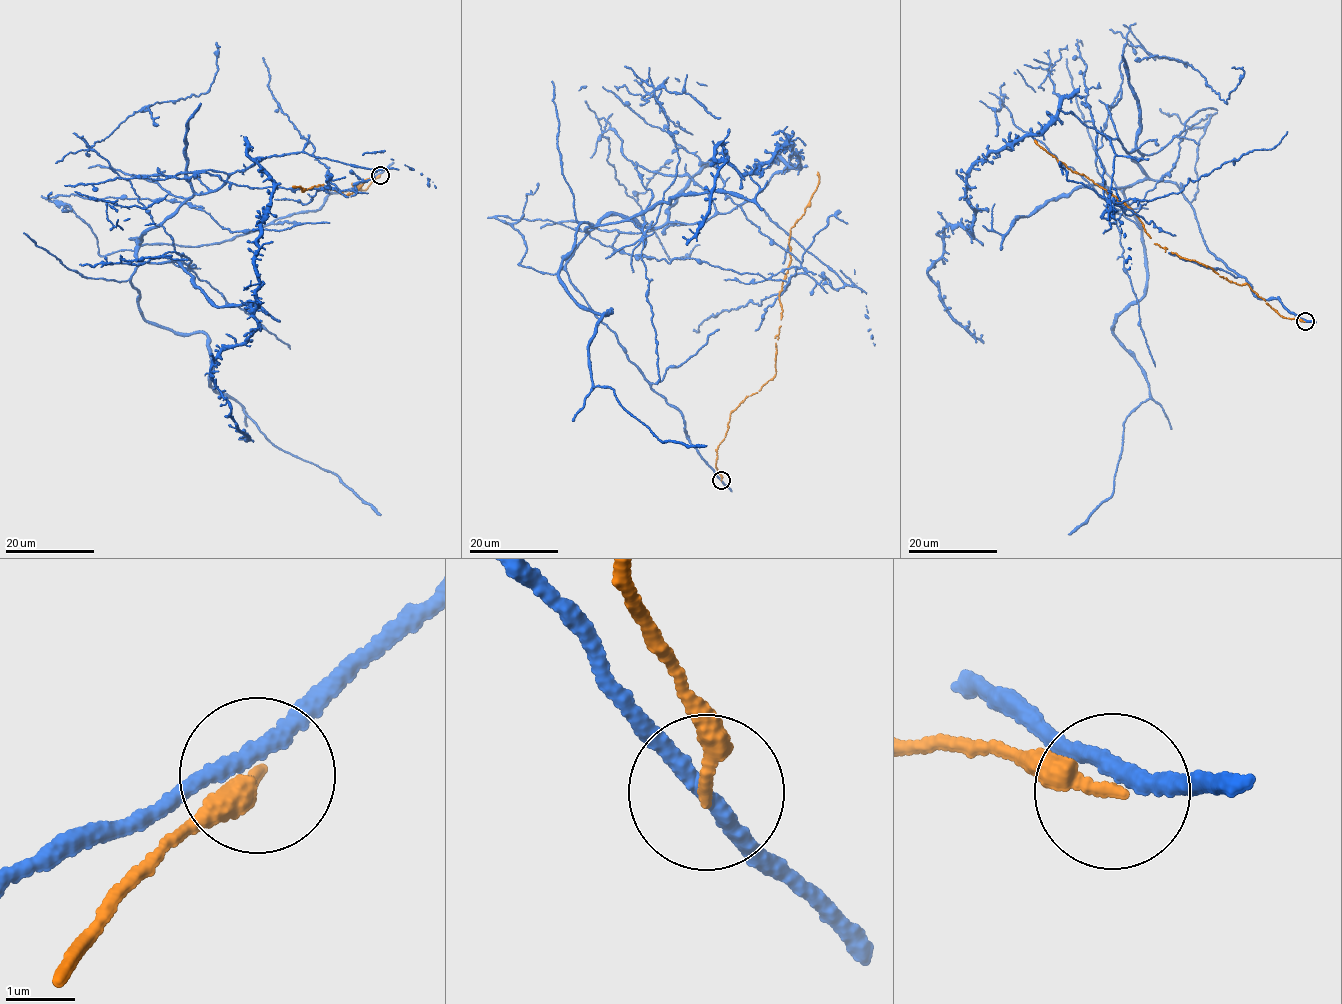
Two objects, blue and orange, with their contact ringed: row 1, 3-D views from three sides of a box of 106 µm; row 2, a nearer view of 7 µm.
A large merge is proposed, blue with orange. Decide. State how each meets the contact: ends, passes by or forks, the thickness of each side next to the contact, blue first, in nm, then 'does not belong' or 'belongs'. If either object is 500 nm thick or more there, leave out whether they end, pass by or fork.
blue passes by; orange ends; calibres 220 and 280 nm; does not belong

